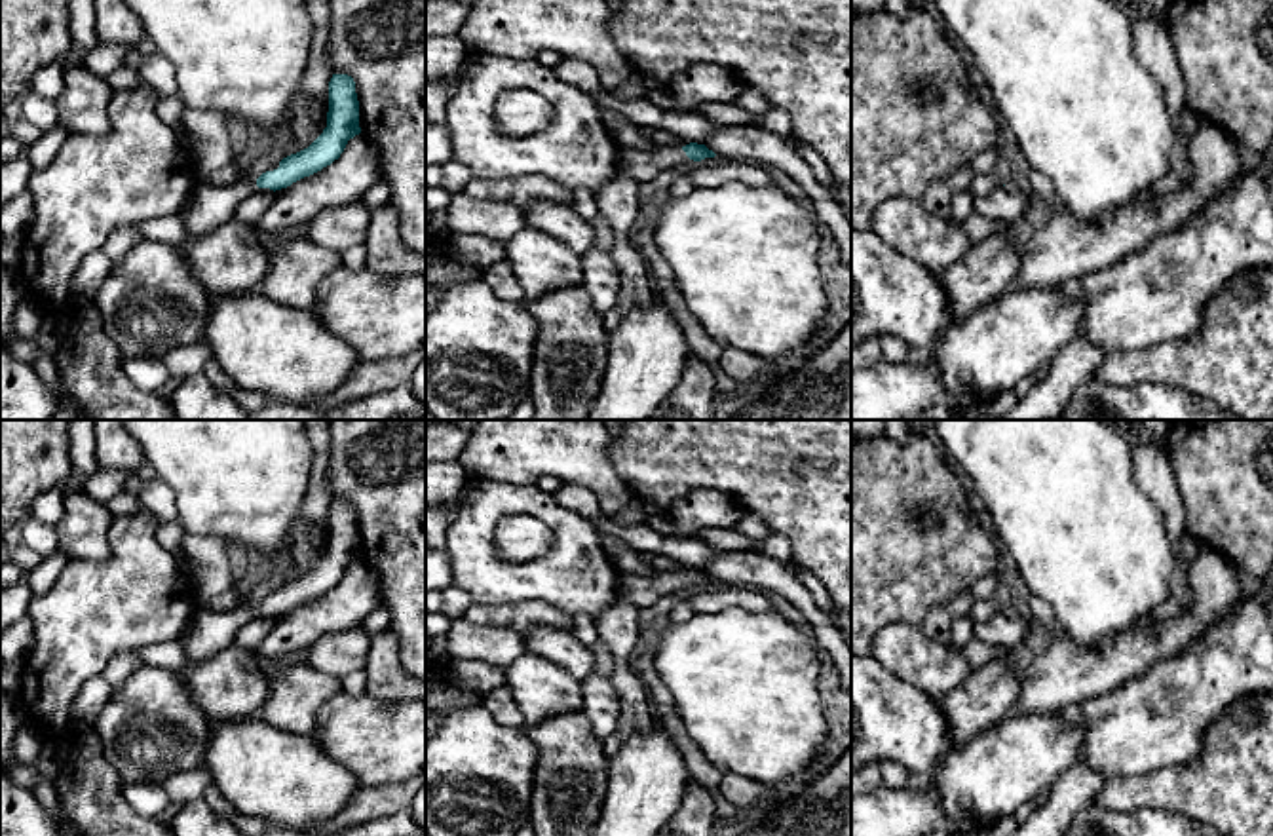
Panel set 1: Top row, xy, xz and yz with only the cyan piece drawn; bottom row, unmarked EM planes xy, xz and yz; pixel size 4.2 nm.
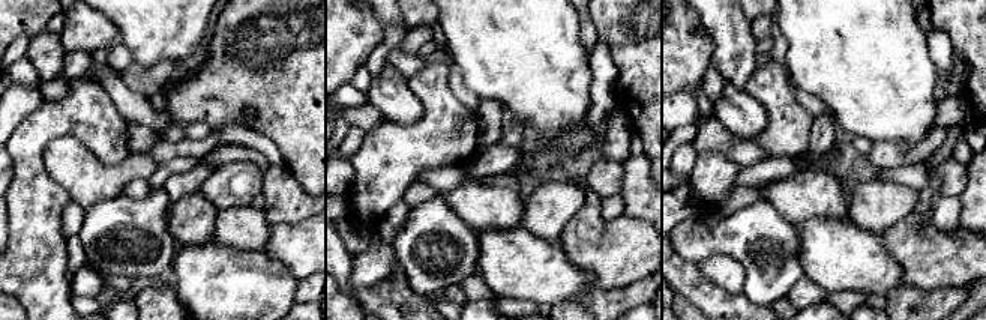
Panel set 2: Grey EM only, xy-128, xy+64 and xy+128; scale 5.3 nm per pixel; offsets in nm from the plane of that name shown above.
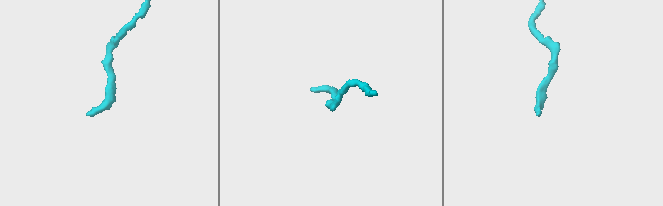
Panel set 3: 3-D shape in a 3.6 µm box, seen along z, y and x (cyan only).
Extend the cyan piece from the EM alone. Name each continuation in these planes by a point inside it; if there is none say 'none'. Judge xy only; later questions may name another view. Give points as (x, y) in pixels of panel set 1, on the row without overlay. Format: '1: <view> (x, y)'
1: xy (209, 631)

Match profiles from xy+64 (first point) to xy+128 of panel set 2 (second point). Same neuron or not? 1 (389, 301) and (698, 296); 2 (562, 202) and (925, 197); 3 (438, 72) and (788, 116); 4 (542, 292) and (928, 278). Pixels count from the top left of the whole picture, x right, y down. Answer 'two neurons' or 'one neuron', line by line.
1: one neuron
2: two neurons
3: one neuron
4: two neurons

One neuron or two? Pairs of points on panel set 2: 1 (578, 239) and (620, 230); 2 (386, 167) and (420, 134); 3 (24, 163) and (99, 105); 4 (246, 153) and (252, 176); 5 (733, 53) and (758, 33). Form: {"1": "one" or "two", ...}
{"1": "one", "2": "one", "3": "one", "4": "two", "5": "two"}

